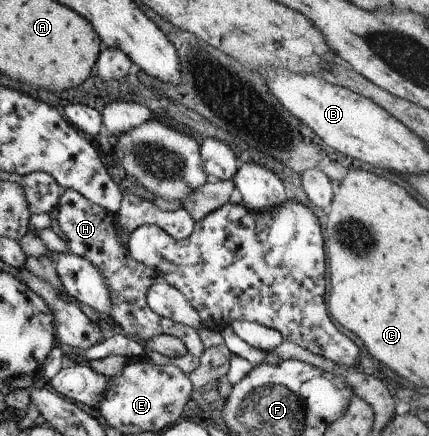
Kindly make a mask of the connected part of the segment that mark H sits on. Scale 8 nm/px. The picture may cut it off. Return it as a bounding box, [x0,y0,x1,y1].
[55,189,204,359]

